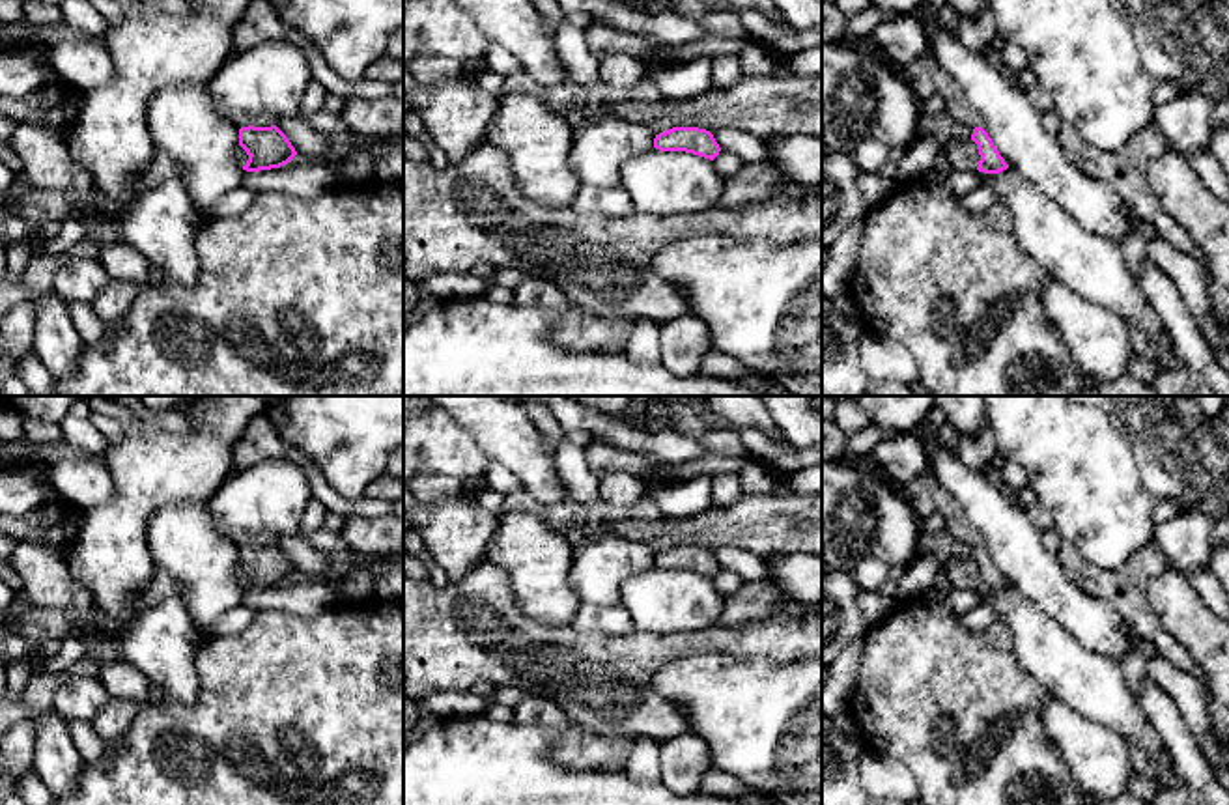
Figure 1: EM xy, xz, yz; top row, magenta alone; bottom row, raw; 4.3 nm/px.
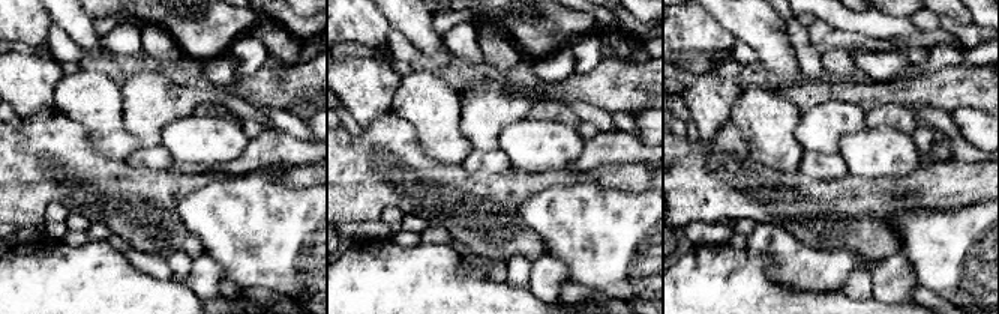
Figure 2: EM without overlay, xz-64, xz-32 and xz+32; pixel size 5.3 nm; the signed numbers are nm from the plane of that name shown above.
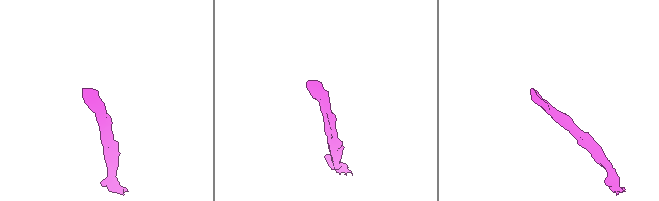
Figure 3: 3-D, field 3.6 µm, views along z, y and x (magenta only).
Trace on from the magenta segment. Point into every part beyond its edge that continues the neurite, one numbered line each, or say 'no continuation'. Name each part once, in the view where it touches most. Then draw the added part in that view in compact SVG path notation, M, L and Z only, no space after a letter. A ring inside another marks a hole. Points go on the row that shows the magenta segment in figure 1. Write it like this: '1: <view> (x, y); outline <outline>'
1: xy (241, 120); outline M237 114L233 116L233 123L241 129L241 127L271 127L276 125L278 120L273 116L250 116L250 114Z

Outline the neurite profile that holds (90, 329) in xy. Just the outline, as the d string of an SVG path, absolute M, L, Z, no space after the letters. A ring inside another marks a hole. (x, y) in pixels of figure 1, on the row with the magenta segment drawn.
M67 303L73 325L84 347L97 347L108 336L108 329L93 314L92 303Z

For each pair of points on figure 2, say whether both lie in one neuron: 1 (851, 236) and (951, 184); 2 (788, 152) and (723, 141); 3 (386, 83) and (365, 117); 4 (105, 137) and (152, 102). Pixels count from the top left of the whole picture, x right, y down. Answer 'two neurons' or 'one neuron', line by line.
1: one neuron
2: two neurons
3: one neuron
4: two neurons

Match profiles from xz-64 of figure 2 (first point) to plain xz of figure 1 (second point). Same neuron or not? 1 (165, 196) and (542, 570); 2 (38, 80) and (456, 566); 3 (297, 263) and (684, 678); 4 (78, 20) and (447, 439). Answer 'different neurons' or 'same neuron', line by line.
1: different neurons
2: same neuron
3: same neuron
4: different neurons

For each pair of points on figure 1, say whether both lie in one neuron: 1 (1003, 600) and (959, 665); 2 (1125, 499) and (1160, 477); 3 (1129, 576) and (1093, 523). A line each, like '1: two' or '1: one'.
1: two
2: two
3: two

